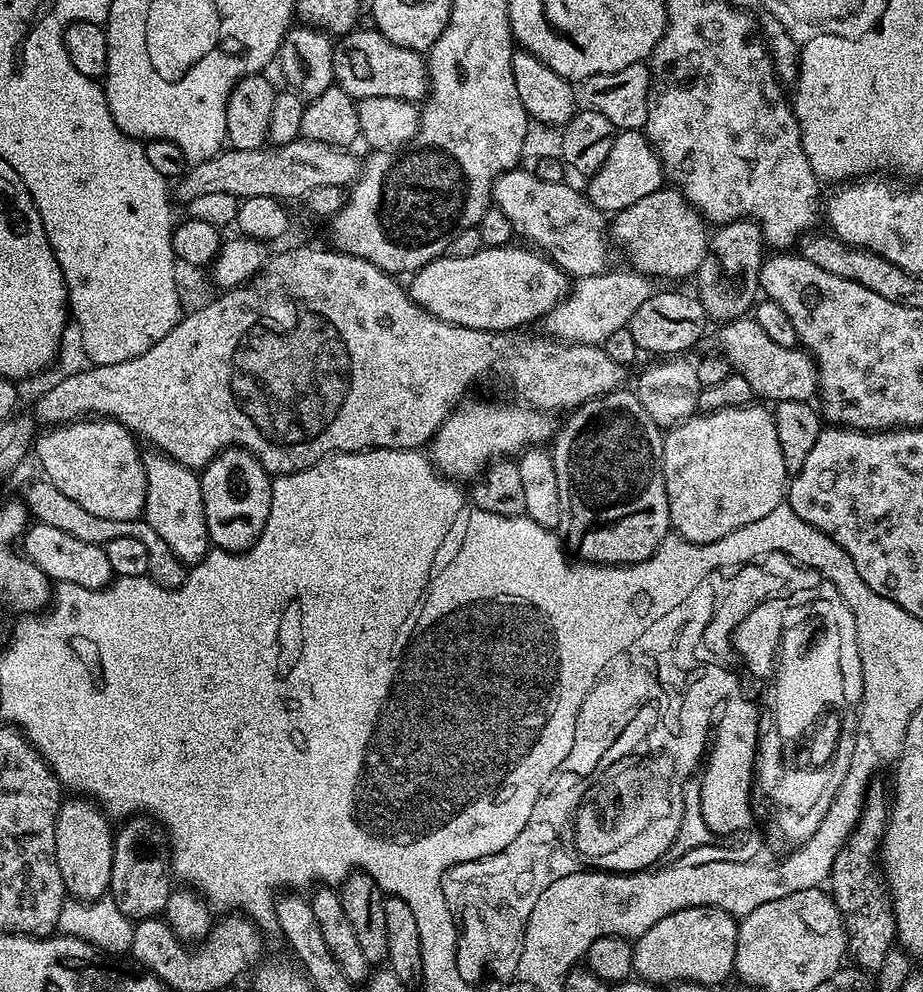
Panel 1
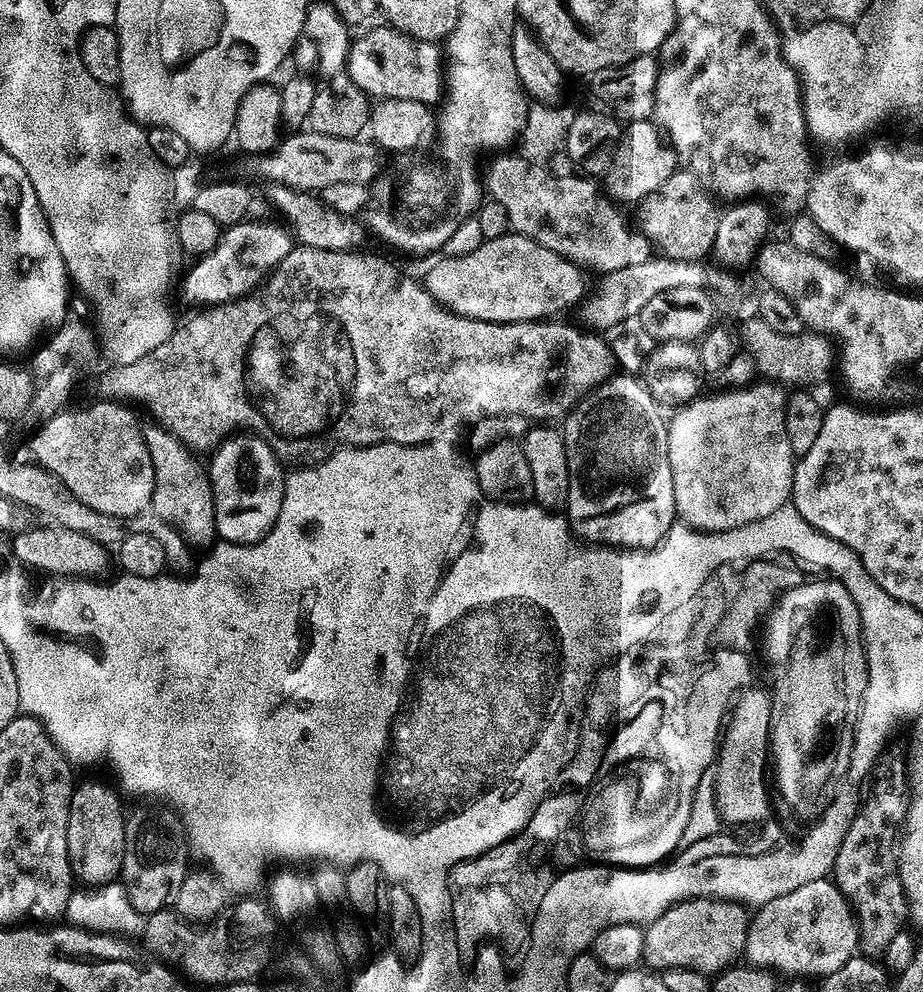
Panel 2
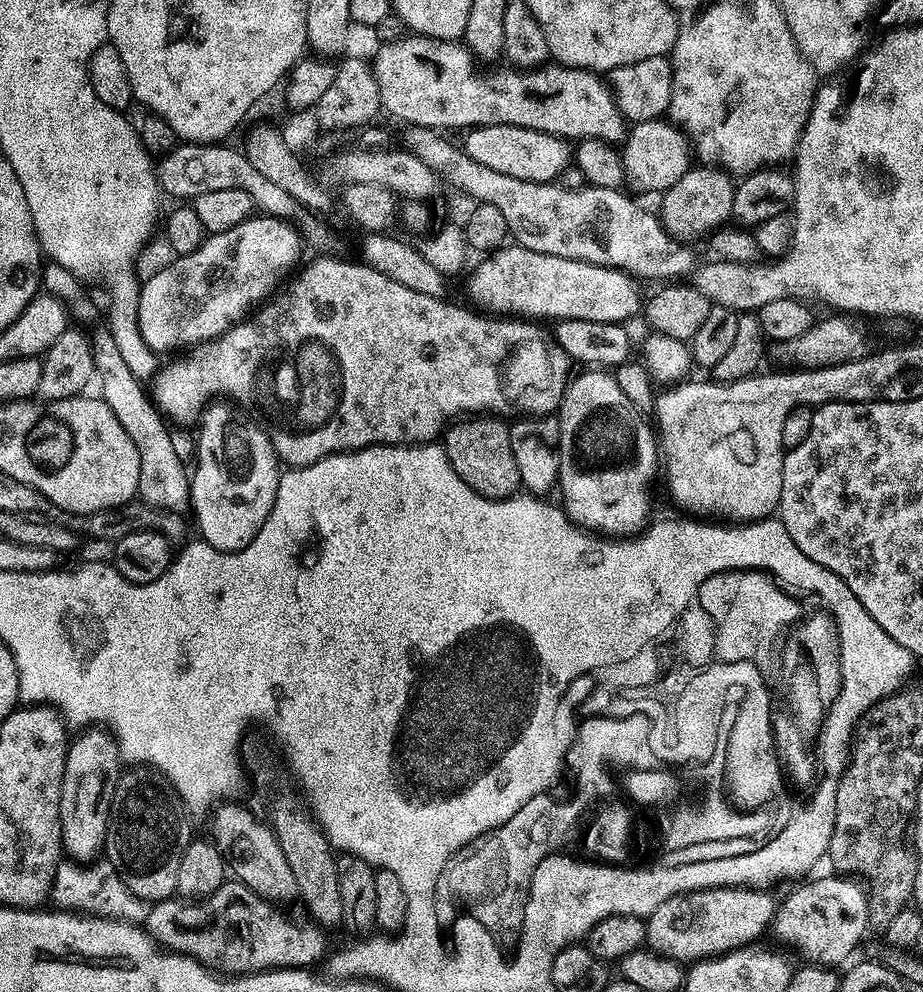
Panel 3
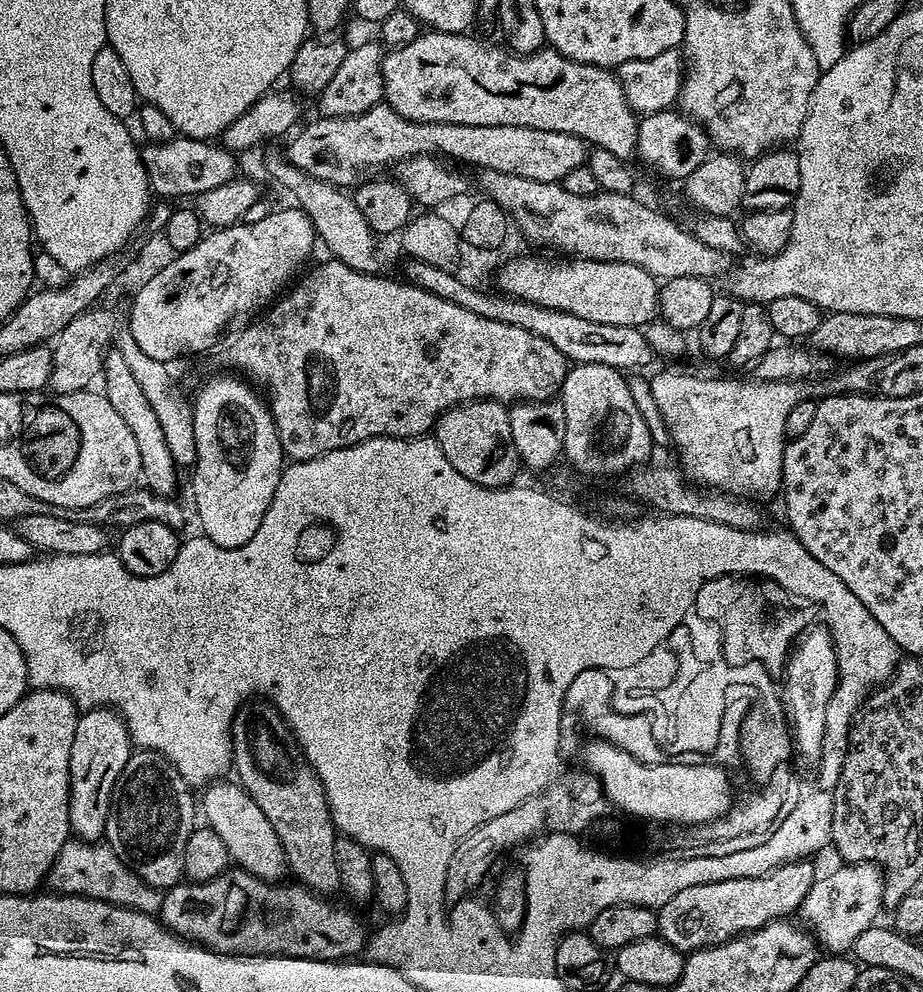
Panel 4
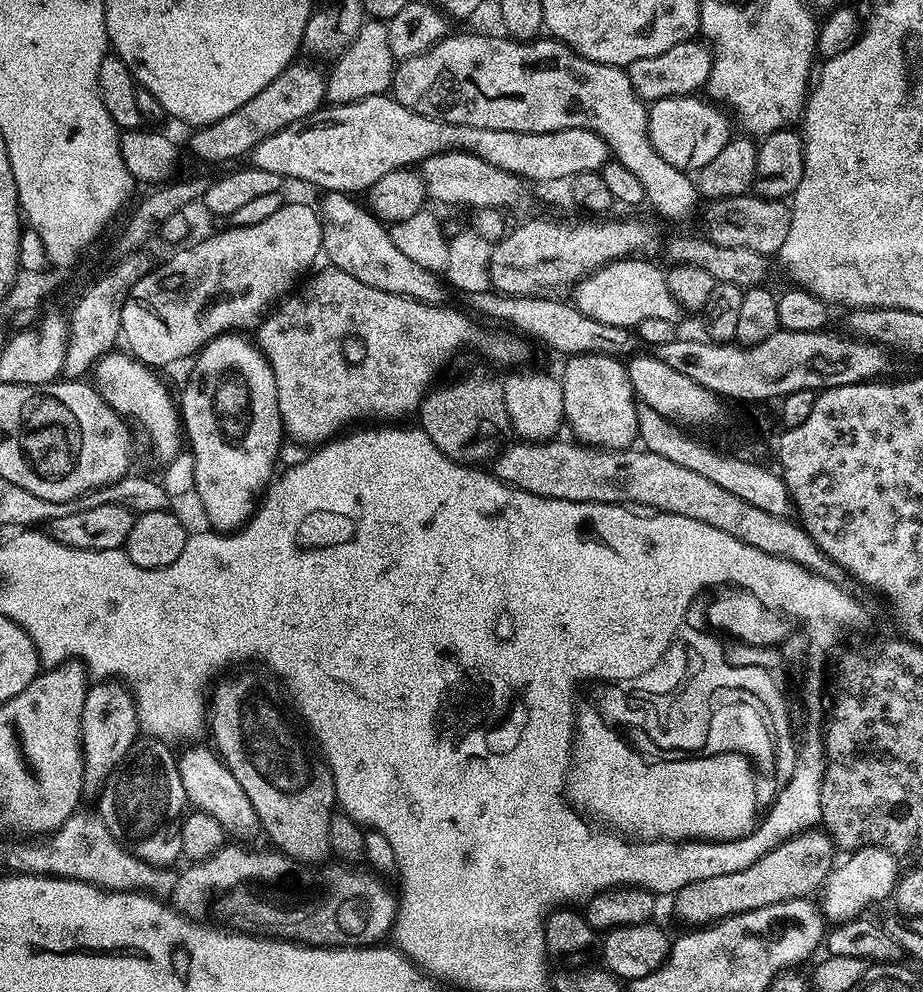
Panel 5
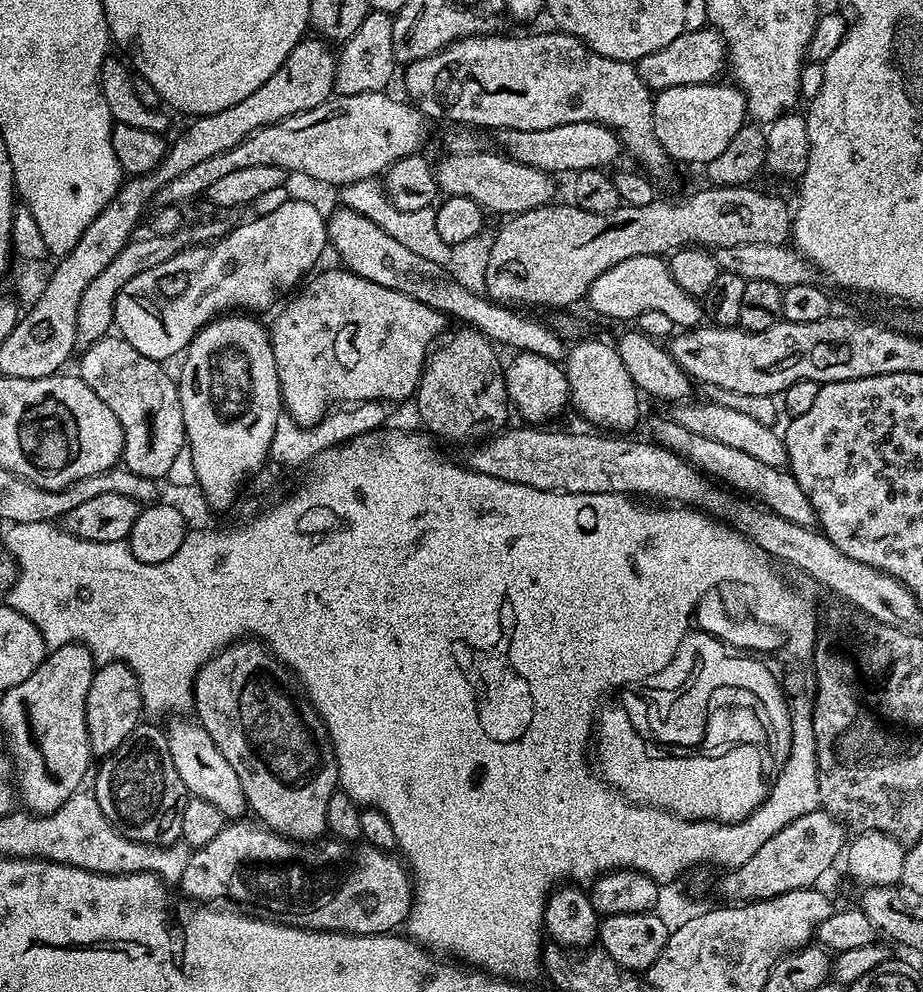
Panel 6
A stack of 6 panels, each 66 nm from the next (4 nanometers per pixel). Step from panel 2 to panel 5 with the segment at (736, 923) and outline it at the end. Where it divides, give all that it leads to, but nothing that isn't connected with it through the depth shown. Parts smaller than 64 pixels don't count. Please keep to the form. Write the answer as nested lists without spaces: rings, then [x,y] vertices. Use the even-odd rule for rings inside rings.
[[[808,830],[799,836],[791,836],[789,840],[771,848],[758,862],[746,866],[746,870],[702,878],[679,888],[674,893],[676,916],[682,923],[688,924],[684,926],[707,926],[717,920],[724,920],[727,916],[758,910],[774,902],[811,897],[828,879],[828,874],[834,867],[832,852],[834,853],[832,837],[823,830]]]

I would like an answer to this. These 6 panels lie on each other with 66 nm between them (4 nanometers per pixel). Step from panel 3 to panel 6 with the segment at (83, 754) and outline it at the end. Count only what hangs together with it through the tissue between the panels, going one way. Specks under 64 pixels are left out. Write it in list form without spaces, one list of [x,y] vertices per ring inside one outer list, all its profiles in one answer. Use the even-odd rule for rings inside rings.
[[[122,662],[100,664],[93,671],[90,690],[86,690],[86,730],[93,757],[103,758],[118,750],[118,746],[122,746],[122,742],[130,738],[130,734],[140,725],[140,712],[144,711],[140,683],[134,670]]]

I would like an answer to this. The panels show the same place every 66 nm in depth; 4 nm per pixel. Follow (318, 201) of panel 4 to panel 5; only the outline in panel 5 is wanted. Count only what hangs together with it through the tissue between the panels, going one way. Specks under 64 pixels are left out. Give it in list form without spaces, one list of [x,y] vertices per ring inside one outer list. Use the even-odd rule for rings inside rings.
[[[327,192],[322,198],[322,206],[320,205],[318,210],[323,240],[321,251],[325,257],[328,256],[328,262],[333,267],[368,286],[386,290],[387,293],[413,297],[427,304],[440,304],[445,301],[443,300],[445,285],[439,275],[411,261],[402,250],[398,249],[389,229],[365,205],[361,203],[359,205],[354,201],[357,199],[344,192]]]

